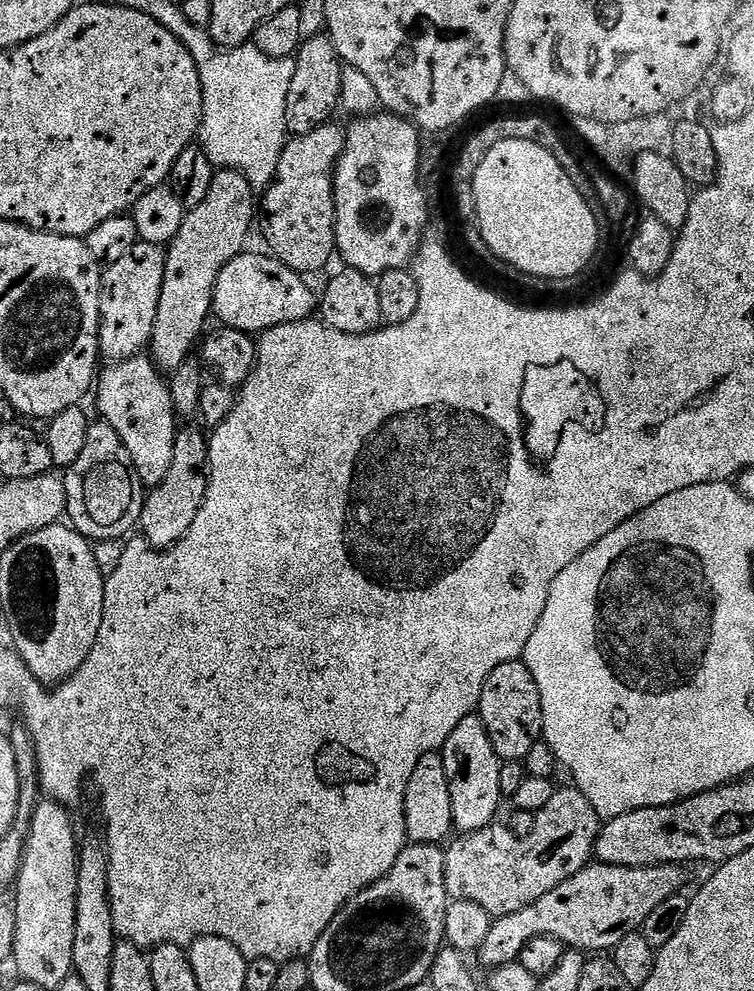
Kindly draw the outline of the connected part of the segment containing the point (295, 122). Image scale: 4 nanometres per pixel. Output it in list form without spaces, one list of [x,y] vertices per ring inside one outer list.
[[[327,35],[312,36],[303,41],[295,57],[294,82],[286,98],[286,122],[292,136],[310,135],[329,123],[332,111],[341,103],[344,68],[342,56]]]

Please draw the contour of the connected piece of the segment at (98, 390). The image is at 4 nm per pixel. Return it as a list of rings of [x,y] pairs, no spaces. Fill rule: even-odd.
[[[144,354],[133,360],[109,363],[107,367],[105,372],[103,369],[99,373],[94,384],[94,397],[100,407],[99,419],[114,426],[114,434],[122,438],[145,489],[157,488],[166,474],[170,474],[178,431],[178,417],[168,389],[168,380],[156,363]]]

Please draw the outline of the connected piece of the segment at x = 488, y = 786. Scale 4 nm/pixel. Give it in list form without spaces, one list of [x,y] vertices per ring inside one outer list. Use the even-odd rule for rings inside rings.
[[[473,714],[458,722],[454,734],[446,738],[442,755],[450,786],[453,829],[460,834],[481,832],[497,819],[496,811],[500,808],[500,787],[503,786],[504,780],[500,777],[502,761],[497,756],[486,734],[486,726],[479,715]]]

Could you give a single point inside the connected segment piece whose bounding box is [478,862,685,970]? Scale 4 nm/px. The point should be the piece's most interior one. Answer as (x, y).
(592, 911)

